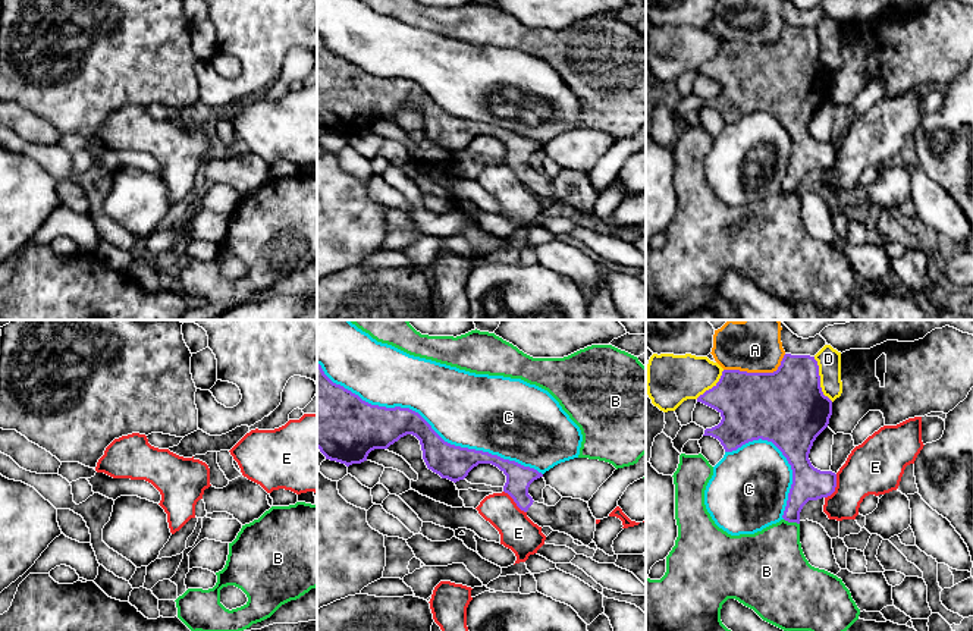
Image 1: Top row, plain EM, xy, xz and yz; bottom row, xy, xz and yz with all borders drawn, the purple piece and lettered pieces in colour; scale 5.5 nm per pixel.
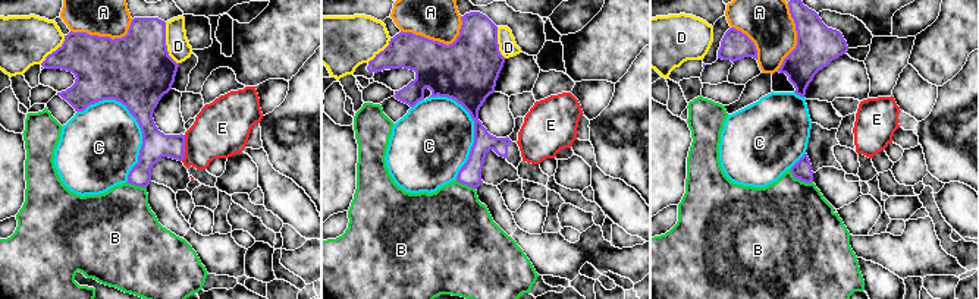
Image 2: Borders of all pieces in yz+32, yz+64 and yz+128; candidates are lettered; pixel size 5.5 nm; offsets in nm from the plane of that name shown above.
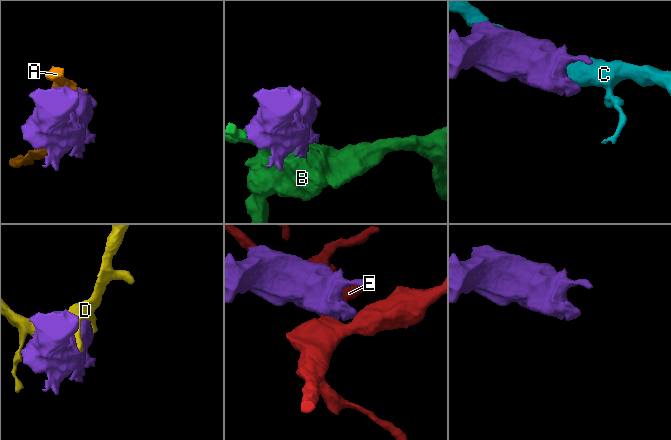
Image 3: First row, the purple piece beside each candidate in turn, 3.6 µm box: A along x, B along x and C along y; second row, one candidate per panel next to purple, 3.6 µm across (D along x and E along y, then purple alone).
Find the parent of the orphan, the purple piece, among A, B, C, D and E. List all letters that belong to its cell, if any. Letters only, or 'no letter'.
no letter

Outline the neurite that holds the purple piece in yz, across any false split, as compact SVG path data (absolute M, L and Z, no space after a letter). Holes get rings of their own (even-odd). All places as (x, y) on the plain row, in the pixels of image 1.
M785 25L781 37L773 44L724 41L719 53L712 60L700 66L697 73L716 81L721 85L721 94L712 100L706 100L703 107L718 110L725 123L737 122L748 113L762 110L772 113L787 129L792 141L792 156L782 186L785 192L800 195L800 183L809 172L828 169L835 163L837 145L815 139L809 131L813 113L828 98L832 87L832 72L822 63L819 37L815 28Z

